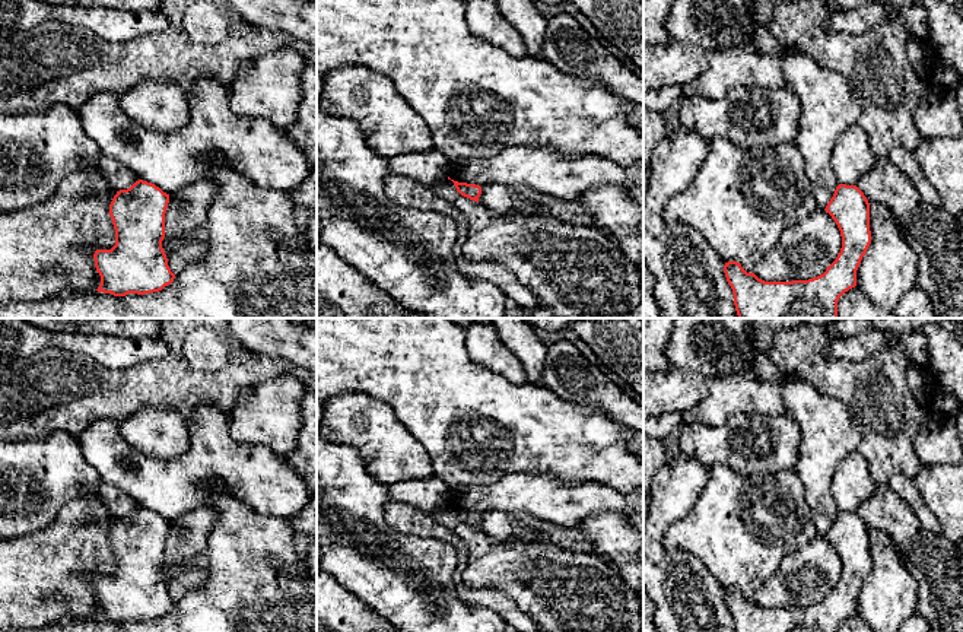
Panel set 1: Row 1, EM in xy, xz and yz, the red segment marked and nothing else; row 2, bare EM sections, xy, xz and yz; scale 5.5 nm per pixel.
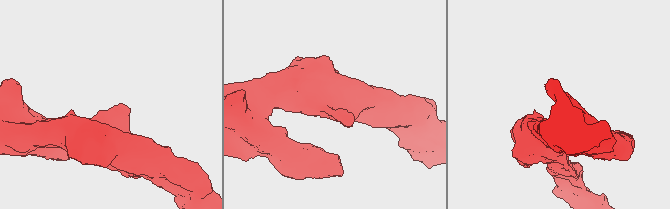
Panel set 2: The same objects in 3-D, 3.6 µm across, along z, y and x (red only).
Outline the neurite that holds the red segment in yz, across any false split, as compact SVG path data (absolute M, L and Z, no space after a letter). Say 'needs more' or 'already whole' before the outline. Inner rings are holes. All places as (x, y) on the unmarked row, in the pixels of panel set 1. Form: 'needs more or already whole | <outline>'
already whole | M839 511L824 537L842 563L840 579L826 598L808 607L765 609L754 600L747 600L740 590L728 588L724 600L734 620L734 632L838 632L839 625L856 613L856 597L871 571L870 530L856 512Z

